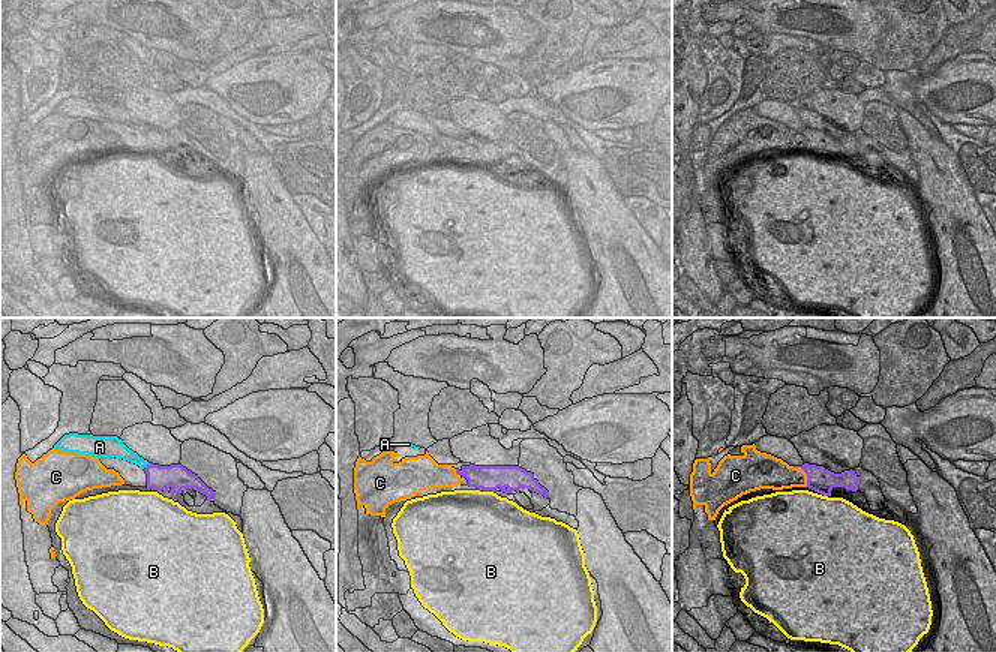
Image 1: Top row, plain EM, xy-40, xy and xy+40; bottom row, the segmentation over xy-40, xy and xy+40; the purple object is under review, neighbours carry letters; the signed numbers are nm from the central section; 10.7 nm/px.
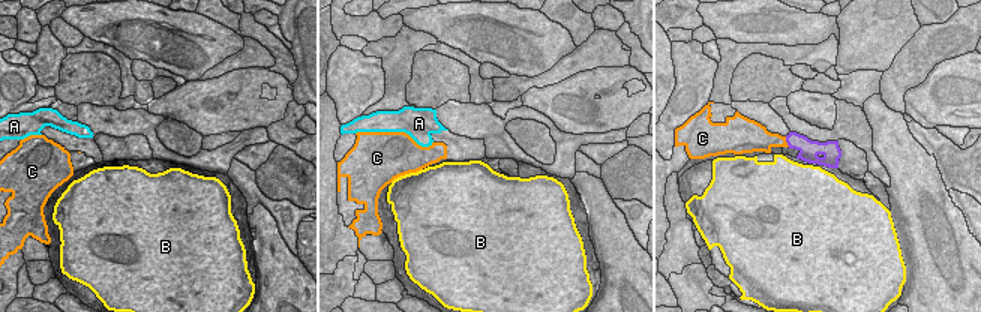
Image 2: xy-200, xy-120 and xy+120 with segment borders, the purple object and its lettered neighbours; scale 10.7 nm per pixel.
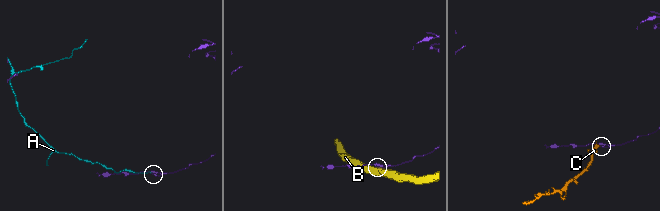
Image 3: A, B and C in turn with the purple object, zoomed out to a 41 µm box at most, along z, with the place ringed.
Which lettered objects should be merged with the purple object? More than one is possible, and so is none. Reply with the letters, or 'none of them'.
none of them

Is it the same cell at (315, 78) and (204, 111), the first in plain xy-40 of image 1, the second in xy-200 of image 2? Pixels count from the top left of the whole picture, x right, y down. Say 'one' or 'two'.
one

